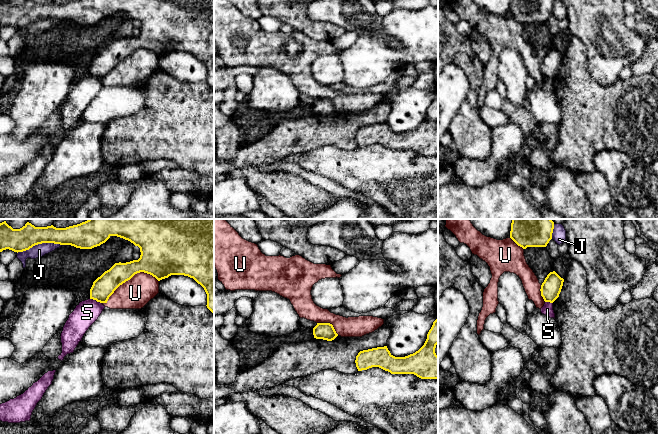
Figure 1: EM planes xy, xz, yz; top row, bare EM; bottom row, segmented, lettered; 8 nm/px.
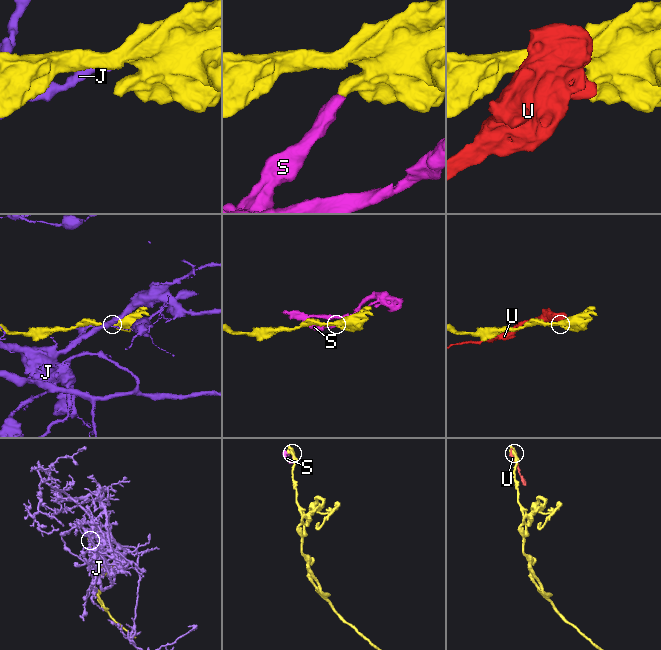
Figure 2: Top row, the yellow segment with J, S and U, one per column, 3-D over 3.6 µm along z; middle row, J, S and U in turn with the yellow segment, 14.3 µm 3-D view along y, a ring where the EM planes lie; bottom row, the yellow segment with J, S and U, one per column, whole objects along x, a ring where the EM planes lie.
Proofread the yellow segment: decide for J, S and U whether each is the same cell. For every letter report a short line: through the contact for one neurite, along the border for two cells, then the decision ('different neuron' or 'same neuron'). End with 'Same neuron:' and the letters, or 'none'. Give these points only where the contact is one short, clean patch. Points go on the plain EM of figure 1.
J: different neuron
S: line xy (90, 74), (101, 79); different neuron
U: different neuron
Same neuron: none

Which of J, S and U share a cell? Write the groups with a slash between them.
J / S / U

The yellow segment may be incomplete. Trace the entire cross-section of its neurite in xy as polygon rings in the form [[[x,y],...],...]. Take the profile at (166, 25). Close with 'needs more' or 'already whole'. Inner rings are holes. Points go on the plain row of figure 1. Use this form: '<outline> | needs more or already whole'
[[[0,0],[0,28],[6,25],[23,28],[42,19],[92,25],[105,19],[111,12],[123,14],[138,22],[141,31],[138,36],[115,39],[98,53],[90,65],[90,75],[107,79],[120,61],[140,48],[150,50],[158,57],[171,51],[184,51],[193,54],[204,64],[207,70],[206,82],[214,89],[214,0],[77,0],[66,4],[25,0],[20,5]]] | already whole

